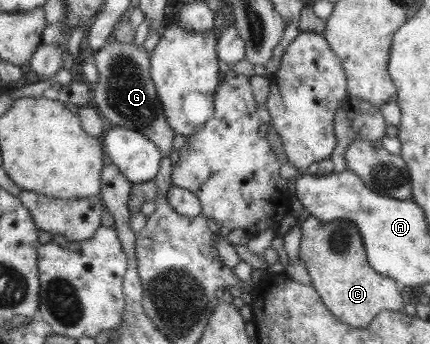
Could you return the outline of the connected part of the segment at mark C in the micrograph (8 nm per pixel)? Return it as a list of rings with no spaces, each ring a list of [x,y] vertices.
[[[309,215],[301,225],[301,232],[302,238],[299,251],[301,264],[309,270],[314,288],[320,293],[324,304],[327,304],[327,307],[340,320],[354,328],[364,328],[371,323],[371,320],[380,311],[390,310],[396,312],[402,309],[402,302],[400,302],[402,298],[400,298],[400,294],[396,290],[395,280],[388,276],[382,276],[368,263],[362,236],[355,224],[352,224],[349,220],[340,219],[334,220],[332,223],[326,223],[316,219],[315,216]]]

